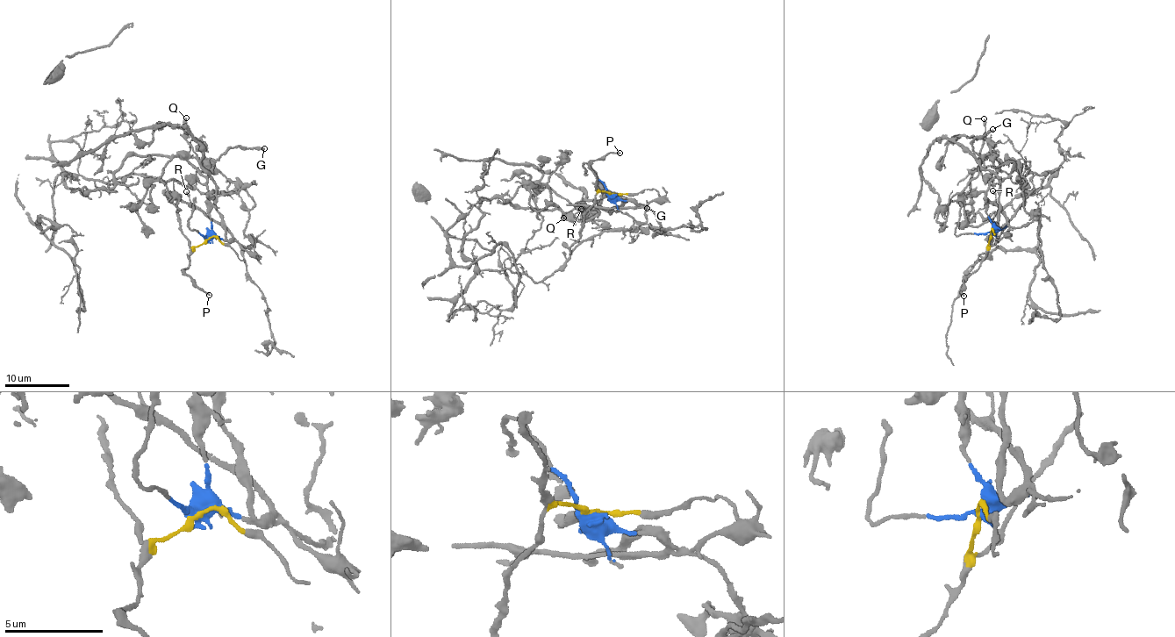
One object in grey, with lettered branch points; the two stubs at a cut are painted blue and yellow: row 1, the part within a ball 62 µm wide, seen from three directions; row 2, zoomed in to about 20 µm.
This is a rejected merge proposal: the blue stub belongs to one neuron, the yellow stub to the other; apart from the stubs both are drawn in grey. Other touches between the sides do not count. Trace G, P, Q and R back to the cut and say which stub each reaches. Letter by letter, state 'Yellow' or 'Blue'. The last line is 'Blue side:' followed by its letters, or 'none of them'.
G: Yellow
P: Yellow
Q: Yellow
R: Yellow
Blue side: none of them

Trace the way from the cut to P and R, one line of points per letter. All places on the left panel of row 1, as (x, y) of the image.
P: (207, 239), (191, 254), (189, 266), (183, 271), (209, 296)
R: (207, 239), (218, 237), (223, 242), (228, 242), (225, 225), (204, 215), (189, 200), (187, 191)

